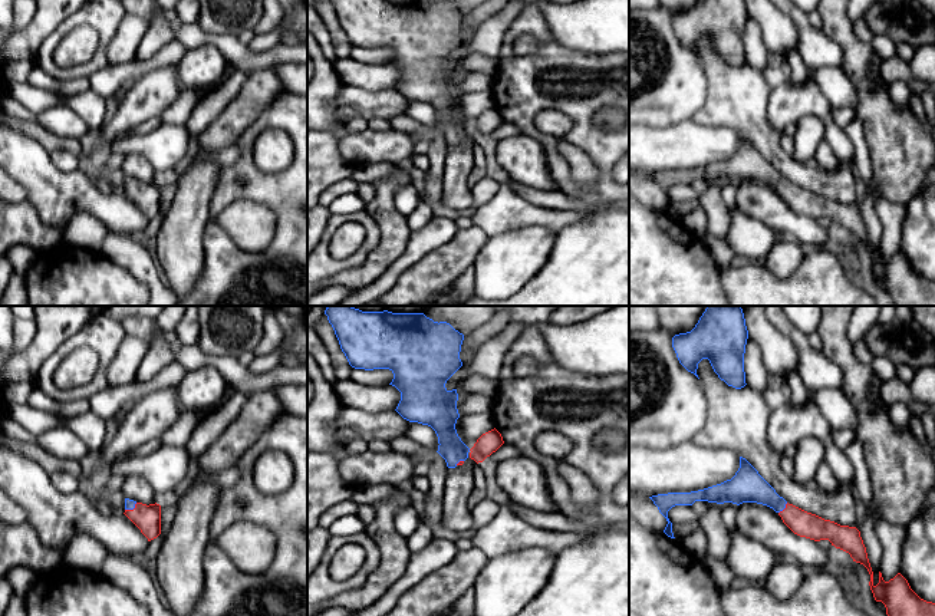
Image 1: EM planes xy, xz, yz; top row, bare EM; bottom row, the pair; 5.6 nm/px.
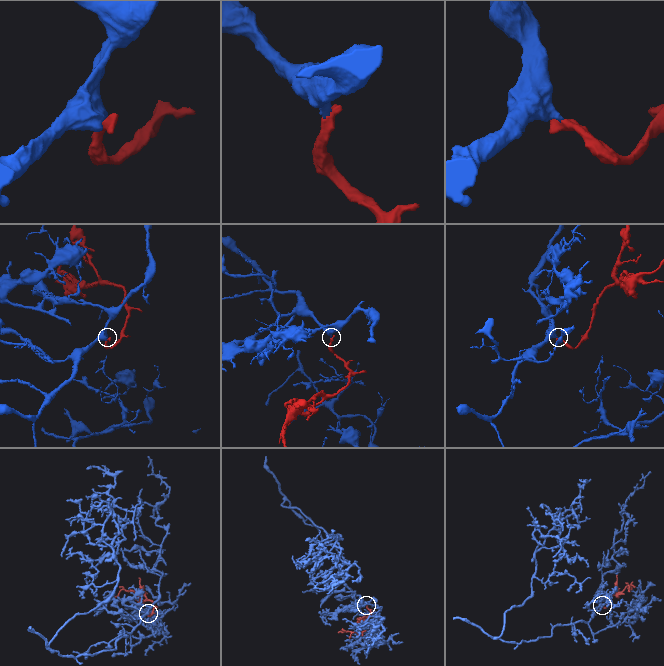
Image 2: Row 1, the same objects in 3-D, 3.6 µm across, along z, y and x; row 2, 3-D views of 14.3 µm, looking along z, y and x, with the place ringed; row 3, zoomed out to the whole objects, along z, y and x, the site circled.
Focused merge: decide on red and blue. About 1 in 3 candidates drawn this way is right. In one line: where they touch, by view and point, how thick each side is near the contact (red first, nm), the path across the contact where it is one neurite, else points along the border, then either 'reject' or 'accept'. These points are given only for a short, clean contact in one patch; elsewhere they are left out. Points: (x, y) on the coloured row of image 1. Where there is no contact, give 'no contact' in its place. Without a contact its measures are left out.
contact yz (784, 509); calibres 140 and 190 nm; way yz (802, 523), (784, 509), (766, 494), (747, 486); accept

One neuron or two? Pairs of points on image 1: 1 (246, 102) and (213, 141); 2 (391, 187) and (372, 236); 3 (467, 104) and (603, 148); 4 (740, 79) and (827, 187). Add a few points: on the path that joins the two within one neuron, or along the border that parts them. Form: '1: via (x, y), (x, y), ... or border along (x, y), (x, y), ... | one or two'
1: via (240, 112), (223, 131) | one
2: border along (364, 210), (379, 229), (379, 243), (368, 254) | two
3: border along (489, 89), (496, 105) | two
4: via (746, 111), (770, 148), (796, 173) | one

